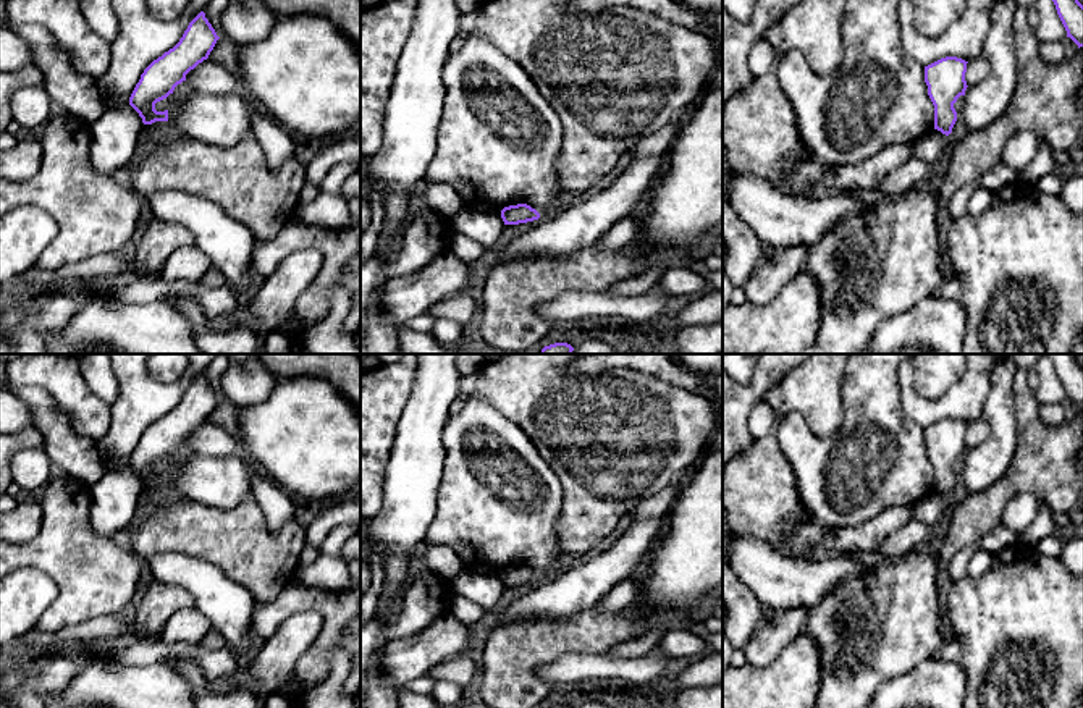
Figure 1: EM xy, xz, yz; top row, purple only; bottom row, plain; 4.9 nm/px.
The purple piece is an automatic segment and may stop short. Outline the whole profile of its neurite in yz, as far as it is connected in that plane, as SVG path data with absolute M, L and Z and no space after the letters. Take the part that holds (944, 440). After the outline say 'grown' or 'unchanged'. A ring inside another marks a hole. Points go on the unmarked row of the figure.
M957 419L941 420L925 428L928 457L934 467L934 491L949 498L957 483L954 466L967 453L967 425Z; unchanged

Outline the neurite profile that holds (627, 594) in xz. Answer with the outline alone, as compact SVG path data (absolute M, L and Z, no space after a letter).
M637 575L624 579L613 587L598 603L603 613L617 613L640 603L642 585Z

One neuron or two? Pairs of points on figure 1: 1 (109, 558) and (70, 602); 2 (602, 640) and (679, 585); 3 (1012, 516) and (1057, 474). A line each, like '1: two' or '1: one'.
1: one
2: two
3: two

